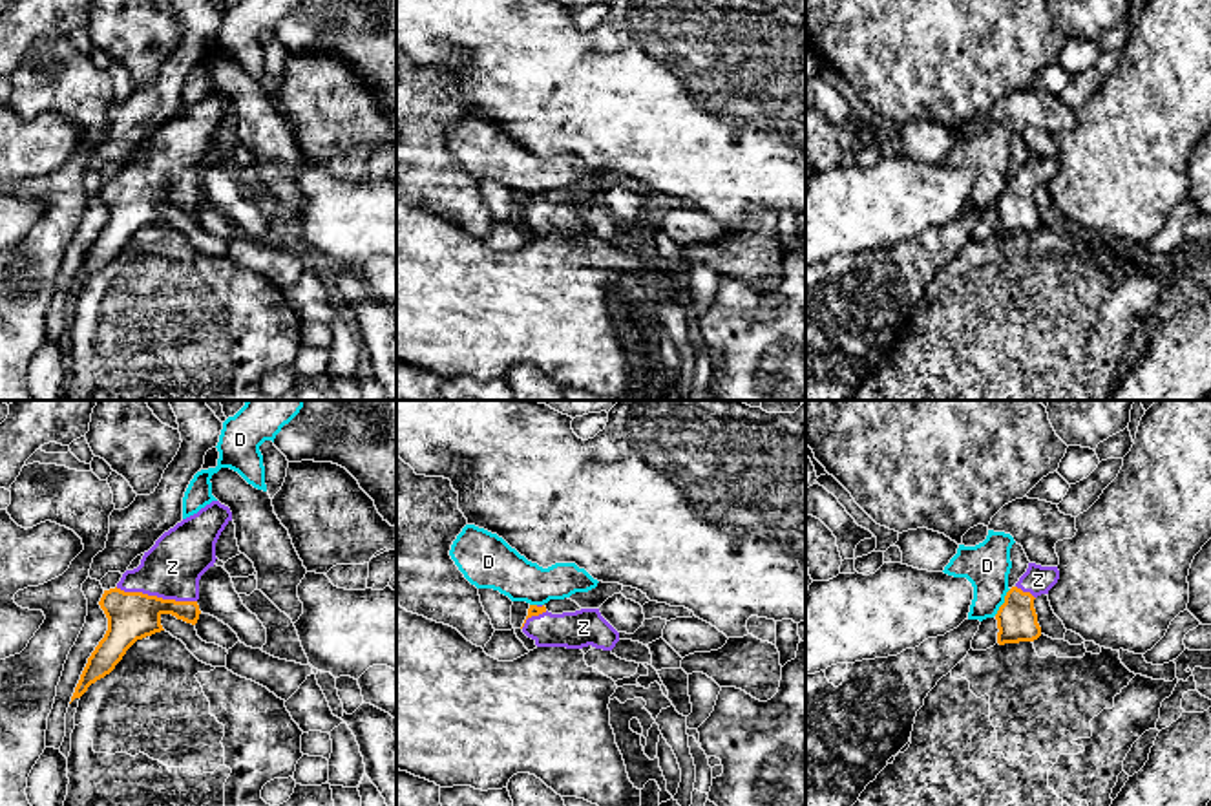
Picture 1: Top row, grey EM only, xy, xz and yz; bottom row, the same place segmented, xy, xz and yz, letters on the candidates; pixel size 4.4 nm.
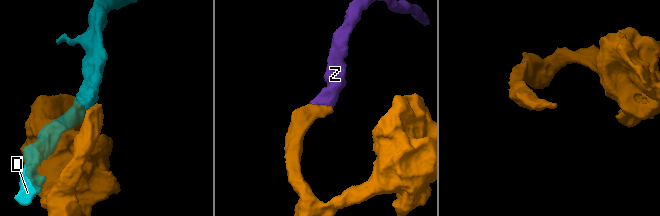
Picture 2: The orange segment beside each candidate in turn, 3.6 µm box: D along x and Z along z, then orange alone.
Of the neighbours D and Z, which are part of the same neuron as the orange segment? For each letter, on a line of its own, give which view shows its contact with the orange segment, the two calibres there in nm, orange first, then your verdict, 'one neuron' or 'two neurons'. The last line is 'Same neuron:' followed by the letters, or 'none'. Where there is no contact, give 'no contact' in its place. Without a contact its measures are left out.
D: yz | 180/200 nm | two neurons
Z: xy | 220/260 nm | one neuron
Same neuron: Z

